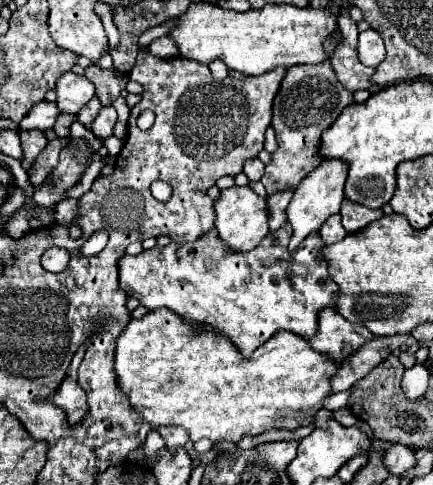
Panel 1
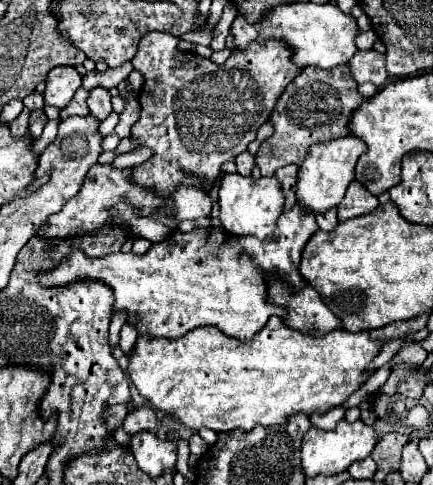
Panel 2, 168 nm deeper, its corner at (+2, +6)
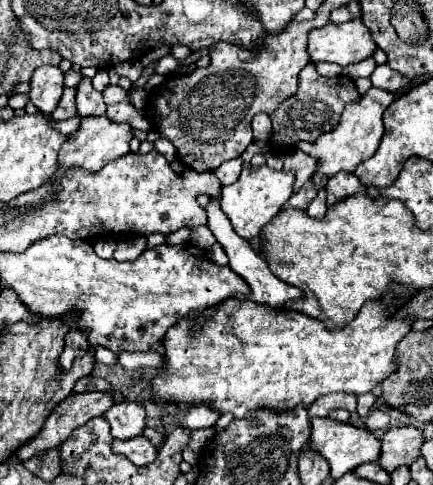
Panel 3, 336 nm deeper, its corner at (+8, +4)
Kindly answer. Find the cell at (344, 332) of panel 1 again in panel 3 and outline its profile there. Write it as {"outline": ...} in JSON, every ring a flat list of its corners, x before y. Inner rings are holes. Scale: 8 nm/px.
{"outline":[[212,198,212,202,208,204,206,212,208,212,208,228,212,230,212,234,216,236,216,240,224,246,224,250,226,250,226,254,228,254,228,258,230,258,232,270,234,270,236,274,240,274,240,276,248,282,248,286,250,286,250,294,246,296,248,300,258,302,258,304,264,304,264,302,266,302,266,304,270,304,270,306,274,306,274,308,284,308,288,300,302,298,302,290,300,290,300,288,294,288,294,286,282,282,280,278,276,278,276,276,270,272,266,260,262,260,262,258,252,250,250,242,244,240,244,238,240,238,240,236,232,230,228,216,220,210,218,198]]}

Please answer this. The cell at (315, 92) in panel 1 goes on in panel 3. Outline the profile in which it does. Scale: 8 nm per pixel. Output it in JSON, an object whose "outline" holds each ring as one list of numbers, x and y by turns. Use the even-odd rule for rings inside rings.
{"outline":[[310,62,310,66,304,66,300,72,300,86,298,92,292,98,286,98,278,110,270,114,272,118,272,136,268,140,268,146,276,150,278,154,284,154,286,148,298,144,300,140,314,142,320,134,330,132,338,126,340,116,350,102,358,102,360,94,356,90,356,84,348,76,334,76,326,78,316,72,316,66]]}

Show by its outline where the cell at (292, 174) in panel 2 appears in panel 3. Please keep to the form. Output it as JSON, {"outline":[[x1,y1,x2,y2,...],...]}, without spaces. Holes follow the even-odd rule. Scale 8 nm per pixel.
{"outline":[[300,150,290,152,284,160,284,170,292,170,296,176,294,190,300,190,300,186,304,186,304,182,308,182,312,178,316,168,318,168,318,162]]}

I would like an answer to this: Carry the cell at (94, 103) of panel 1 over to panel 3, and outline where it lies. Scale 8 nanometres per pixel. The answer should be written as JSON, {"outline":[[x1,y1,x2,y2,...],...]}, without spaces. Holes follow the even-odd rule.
{"outline":[[64,88,64,94,62,94,62,100,58,104,58,108,50,114,52,120,68,120,68,118,74,118,78,112,76,112,76,88]]}

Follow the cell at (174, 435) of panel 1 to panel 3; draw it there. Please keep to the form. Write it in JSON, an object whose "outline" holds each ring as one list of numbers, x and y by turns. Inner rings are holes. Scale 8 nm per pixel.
{"outline":[[124,400,122,404,112,406,112,410,104,412,104,418,110,422,112,436,118,440,130,440,144,432,146,428,146,410,142,404]]}

